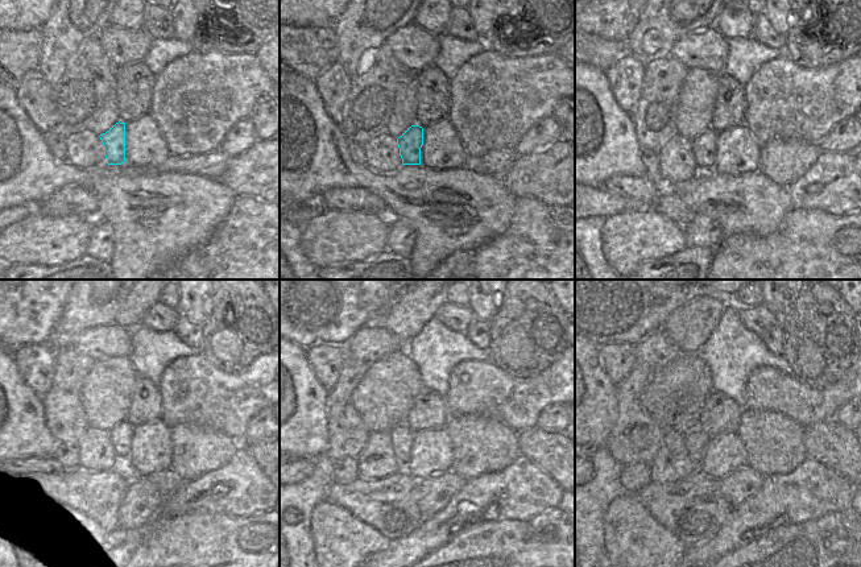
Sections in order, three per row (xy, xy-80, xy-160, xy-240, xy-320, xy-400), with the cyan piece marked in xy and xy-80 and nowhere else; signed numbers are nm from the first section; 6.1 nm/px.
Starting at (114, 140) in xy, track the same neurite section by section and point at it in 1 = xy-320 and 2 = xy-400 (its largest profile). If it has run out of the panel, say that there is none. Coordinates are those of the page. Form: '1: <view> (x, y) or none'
1: xy-320 (401, 437)
2: xy-400 (695, 441)

